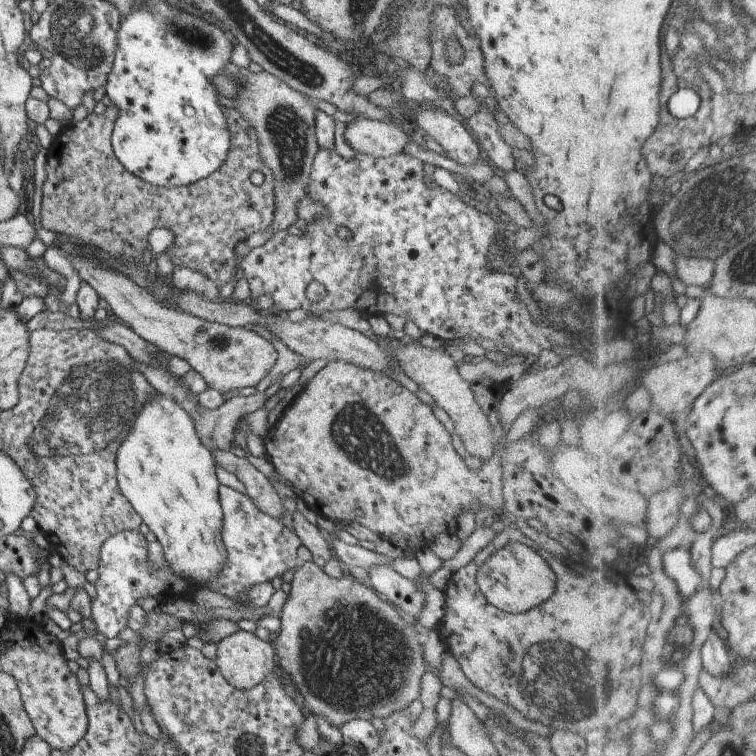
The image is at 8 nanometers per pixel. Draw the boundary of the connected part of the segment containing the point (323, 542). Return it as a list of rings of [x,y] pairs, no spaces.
[[[295,509],[289,512],[291,515],[291,529],[300,540],[301,546],[311,552],[312,561],[321,568],[327,560],[333,557],[330,543],[324,530],[320,525],[311,525],[298,511]]]

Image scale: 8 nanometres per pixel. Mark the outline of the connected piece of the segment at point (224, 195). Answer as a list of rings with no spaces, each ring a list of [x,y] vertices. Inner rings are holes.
[[[116,106],[105,107],[102,114],[89,113],[80,121],[70,122],[62,127],[46,148],[45,180],[41,186],[40,224],[49,232],[60,233],[73,237],[96,247],[112,259],[123,258],[129,263],[137,263],[141,259],[142,250],[148,246],[148,234],[153,229],[164,228],[173,233],[173,244],[167,249],[172,265],[185,267],[206,276],[217,288],[222,289],[229,284],[235,274],[238,262],[233,259],[233,248],[239,241],[253,232],[267,230],[271,224],[274,200],[272,193],[273,175],[258,156],[257,133],[245,128],[242,116],[233,108],[222,106],[222,113],[226,118],[226,125],[230,136],[230,150],[223,159],[221,166],[216,168],[205,178],[196,180],[188,185],[178,187],[155,187],[141,180],[141,178],[127,172],[112,151],[110,134],[116,119]],[[251,172],[263,174],[263,181],[253,185],[249,181]],[[101,182],[107,192],[101,192]],[[119,194],[131,194],[133,200],[119,200]]]

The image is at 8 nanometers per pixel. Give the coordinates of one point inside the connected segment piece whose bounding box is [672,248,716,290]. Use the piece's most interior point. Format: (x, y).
(696, 271)

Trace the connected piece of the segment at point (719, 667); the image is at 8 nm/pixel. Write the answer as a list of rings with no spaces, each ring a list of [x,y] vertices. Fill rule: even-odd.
[[[711,629],[701,648],[703,669],[717,677],[729,675],[731,670],[733,670],[729,653],[724,640],[714,629]]]

